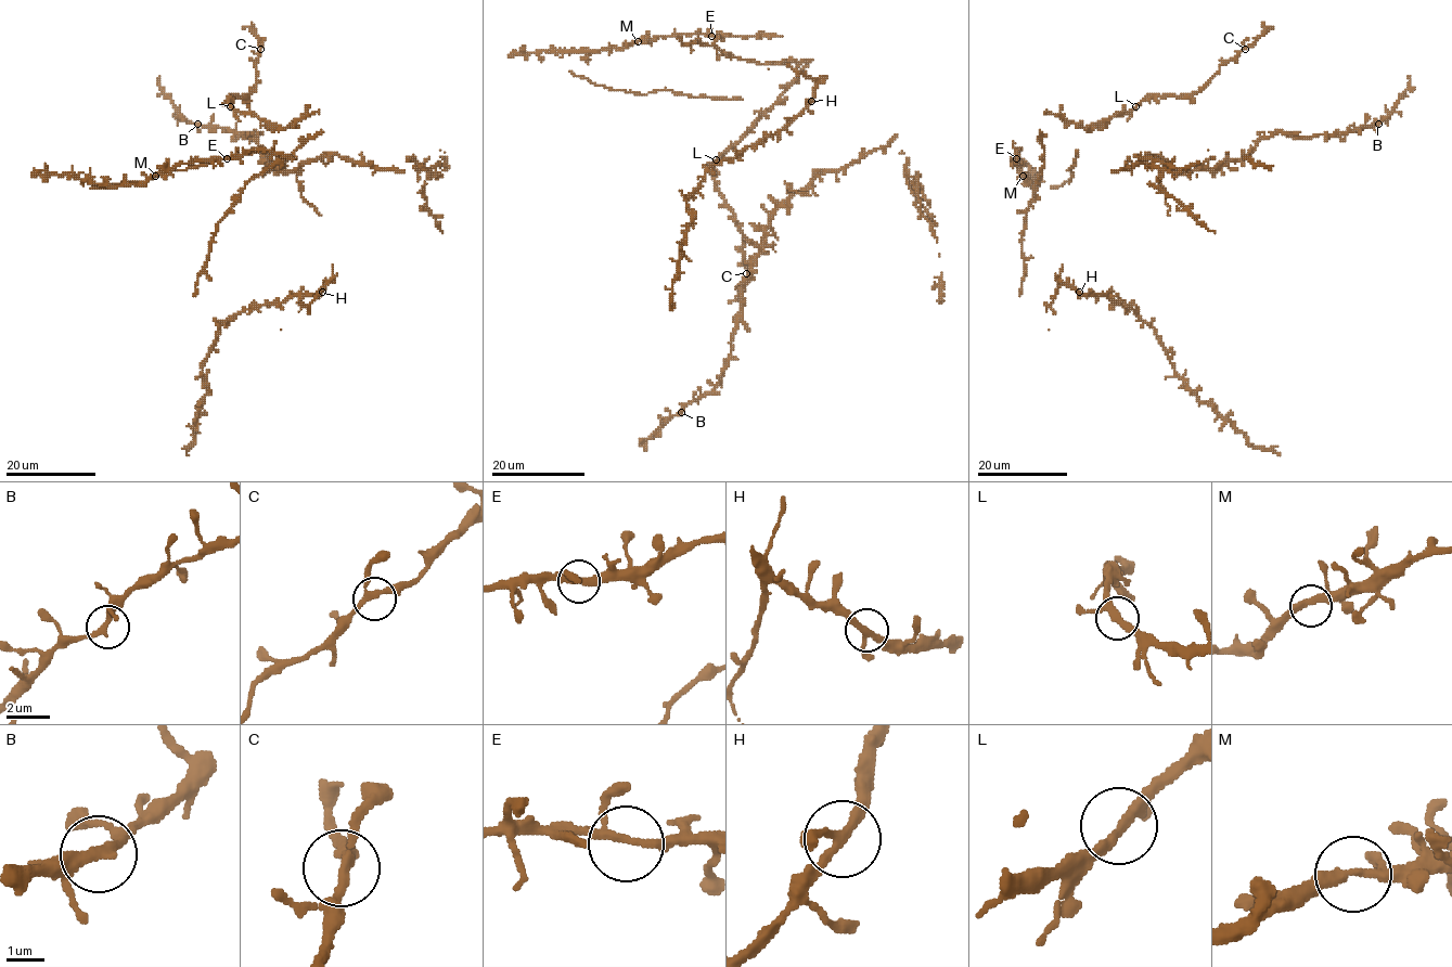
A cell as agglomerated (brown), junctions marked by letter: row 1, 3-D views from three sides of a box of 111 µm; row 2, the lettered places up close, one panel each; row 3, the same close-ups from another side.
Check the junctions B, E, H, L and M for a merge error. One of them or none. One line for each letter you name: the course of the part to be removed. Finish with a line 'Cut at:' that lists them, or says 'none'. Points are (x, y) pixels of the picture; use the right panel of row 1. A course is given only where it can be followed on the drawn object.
Cut at: none

